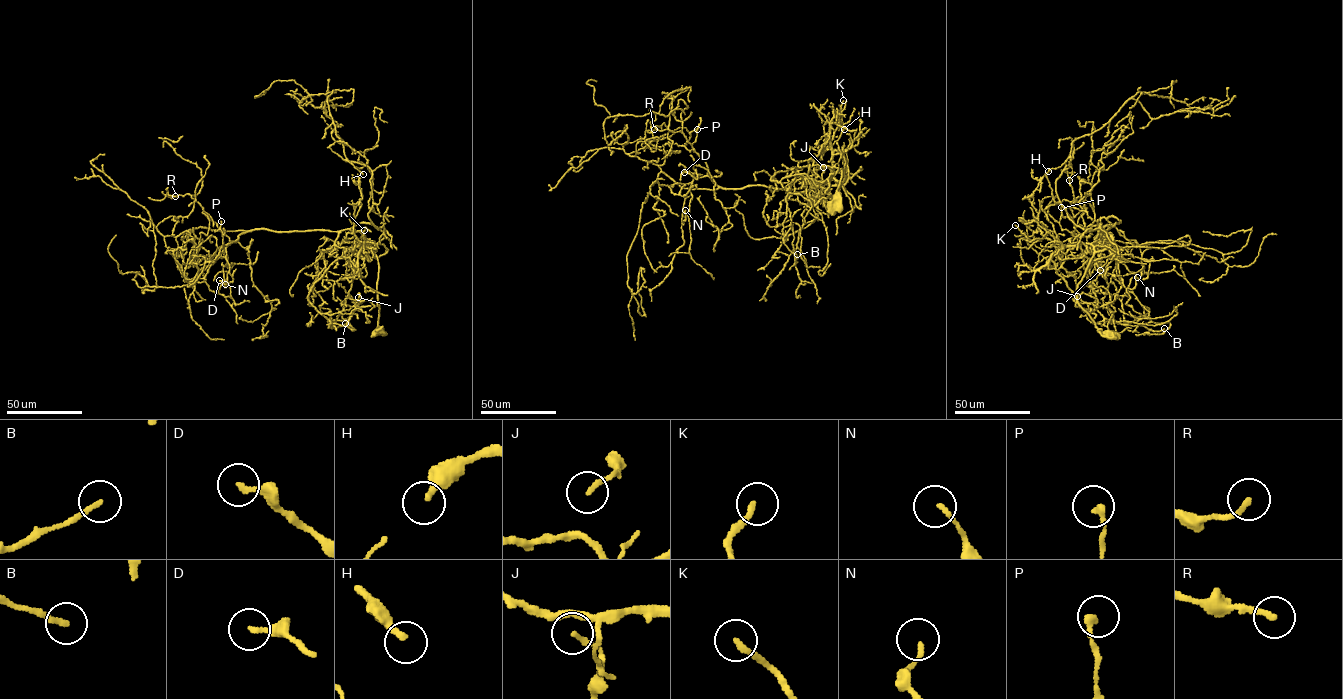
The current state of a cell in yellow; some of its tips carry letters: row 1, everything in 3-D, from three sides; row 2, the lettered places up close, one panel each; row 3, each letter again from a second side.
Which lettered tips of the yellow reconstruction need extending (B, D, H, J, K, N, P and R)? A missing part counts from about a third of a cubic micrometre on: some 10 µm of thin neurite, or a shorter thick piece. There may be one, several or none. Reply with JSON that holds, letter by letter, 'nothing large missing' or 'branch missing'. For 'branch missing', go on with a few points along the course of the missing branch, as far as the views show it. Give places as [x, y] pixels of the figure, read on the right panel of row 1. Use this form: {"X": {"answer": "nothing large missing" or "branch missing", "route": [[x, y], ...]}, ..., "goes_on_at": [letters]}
{"B": {"answer": "branch missing"}, "D": {"answer": "nothing large missing"}, "H": {"answer": "nothing large missing"}, "J": {"answer": "nothing large missing"}, "K": {"answer": "nothing large missing"}, "N": {"answer": "nothing large missing"}, "P": {"answer": "nothing large missing"}, "R": {"answer": "nothing large missing"}, "goes_on_at": ["B"]}

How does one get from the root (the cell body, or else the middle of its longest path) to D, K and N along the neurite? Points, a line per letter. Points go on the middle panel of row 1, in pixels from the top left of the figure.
D: (836, 205), (842, 168), (832, 198), (818, 185), (722, 188), (684, 172)
K: (836, 205), (835, 195), (842, 168), (845, 178), (838, 182), (833, 176), (830, 141), (838, 125), (843, 100)
N: (836, 205), (842, 168), (832, 198), (809, 184), (722, 188), (708, 175), (695, 177), (685, 210)

